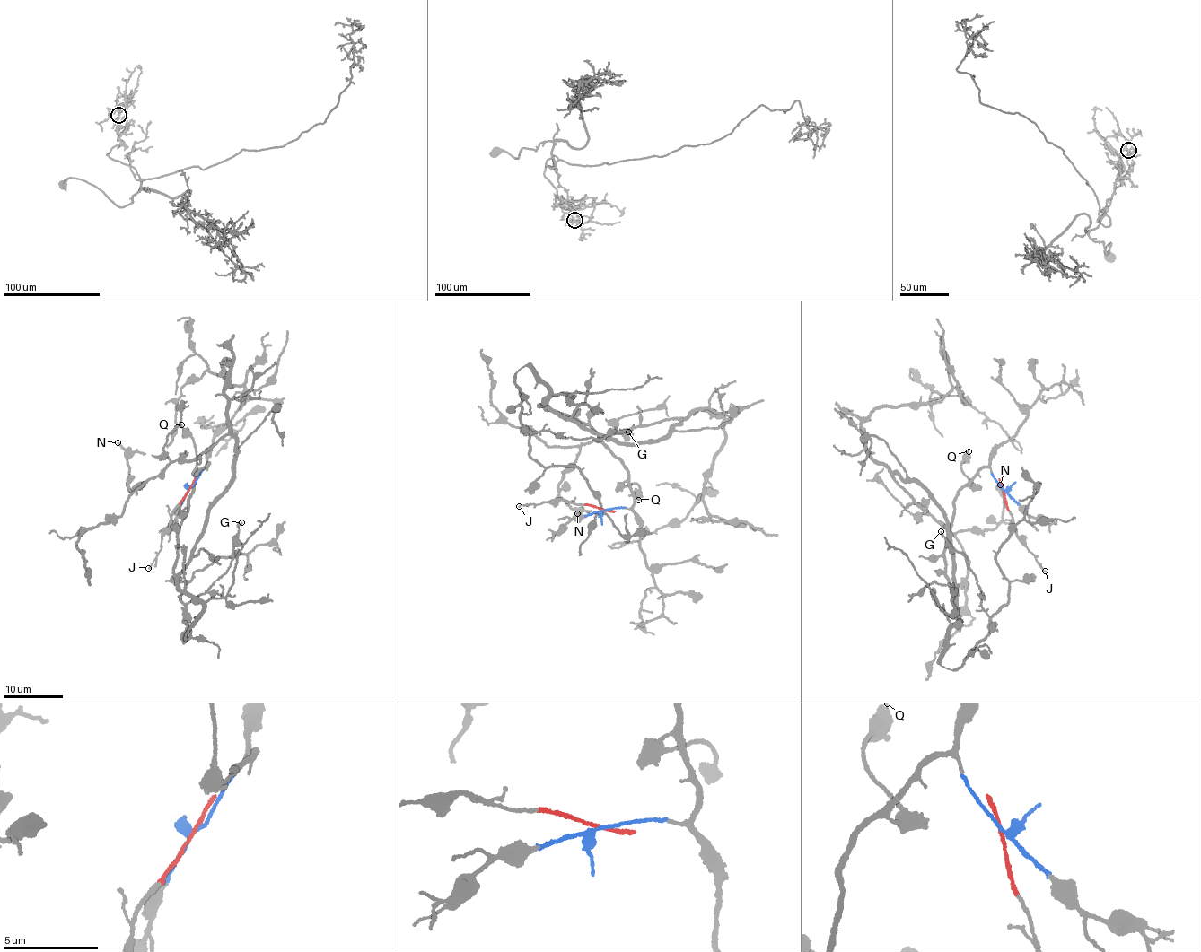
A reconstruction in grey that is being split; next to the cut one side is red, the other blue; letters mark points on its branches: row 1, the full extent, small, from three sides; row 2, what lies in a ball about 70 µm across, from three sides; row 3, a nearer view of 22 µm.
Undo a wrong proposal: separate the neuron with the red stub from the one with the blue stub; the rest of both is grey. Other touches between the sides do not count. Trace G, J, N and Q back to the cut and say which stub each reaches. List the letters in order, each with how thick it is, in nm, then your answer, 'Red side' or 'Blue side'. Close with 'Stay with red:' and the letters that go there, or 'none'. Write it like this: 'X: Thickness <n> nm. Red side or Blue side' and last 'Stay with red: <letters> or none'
G: Thickness 130 nm. Blue side
J: Thickness 100 nm. Red side
N: Thickness 130 nm. Blue side
Q: Thickness 130 nm. Blue side
Stay with red: J

